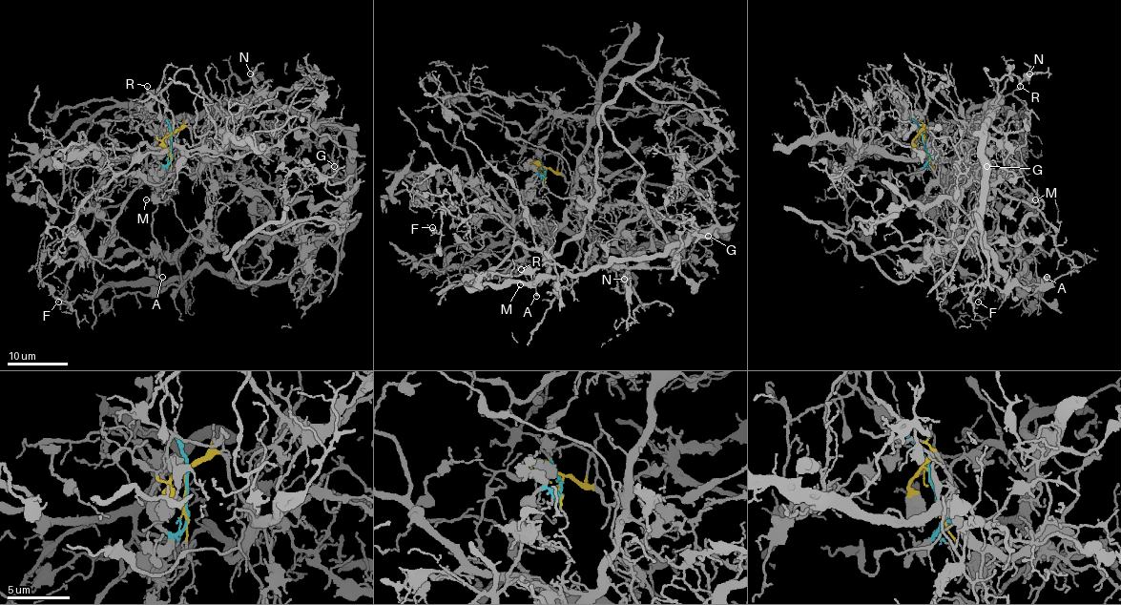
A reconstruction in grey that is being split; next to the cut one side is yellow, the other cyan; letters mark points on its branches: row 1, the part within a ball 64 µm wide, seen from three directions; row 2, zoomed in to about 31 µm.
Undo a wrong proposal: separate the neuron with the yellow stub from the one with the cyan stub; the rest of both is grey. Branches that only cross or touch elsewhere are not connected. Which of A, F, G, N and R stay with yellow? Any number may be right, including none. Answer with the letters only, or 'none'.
A

